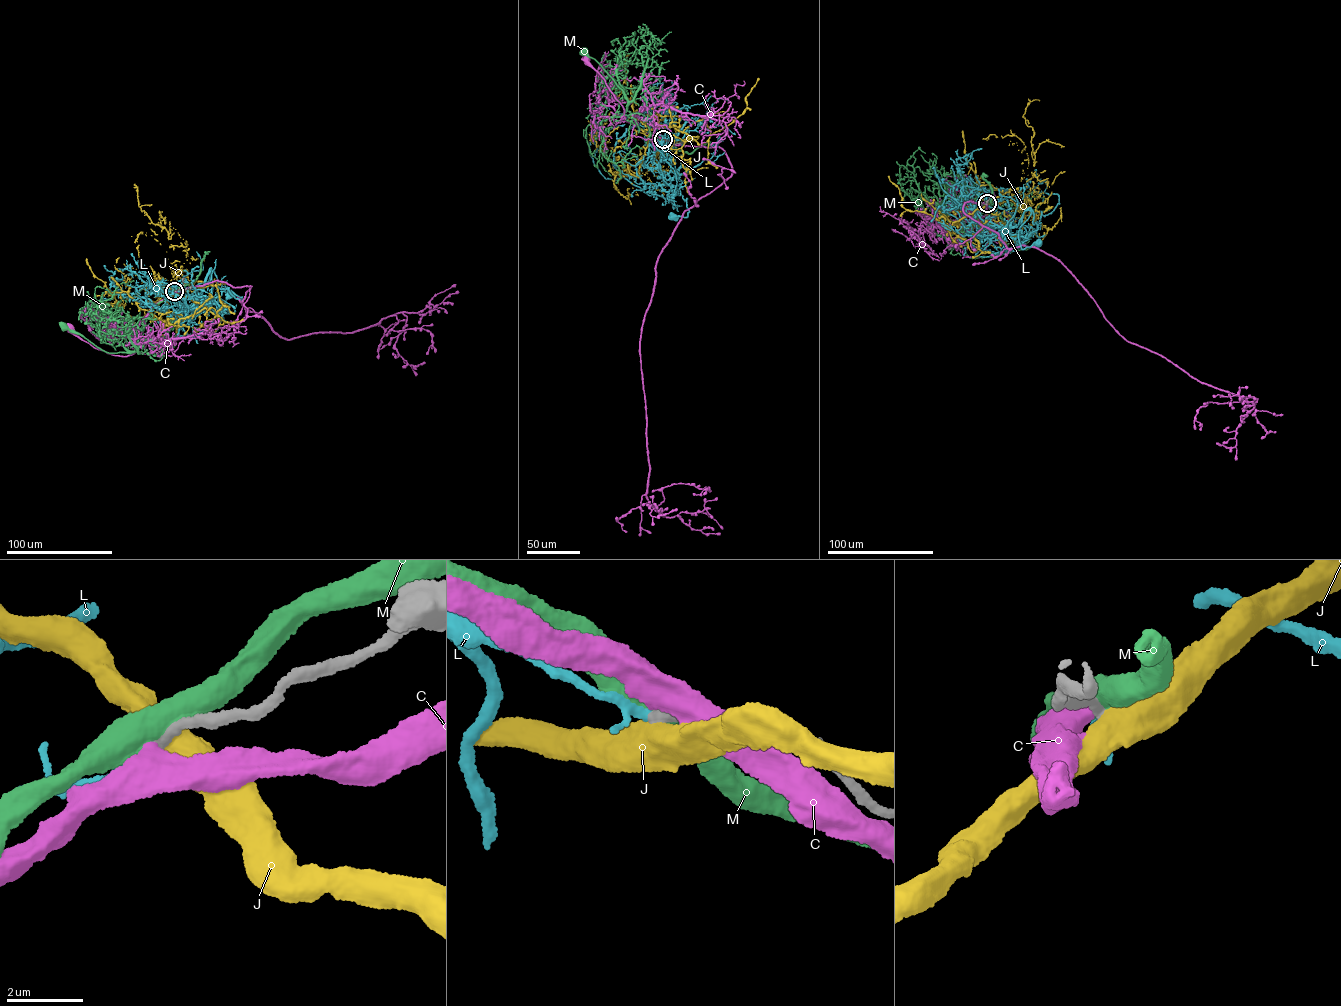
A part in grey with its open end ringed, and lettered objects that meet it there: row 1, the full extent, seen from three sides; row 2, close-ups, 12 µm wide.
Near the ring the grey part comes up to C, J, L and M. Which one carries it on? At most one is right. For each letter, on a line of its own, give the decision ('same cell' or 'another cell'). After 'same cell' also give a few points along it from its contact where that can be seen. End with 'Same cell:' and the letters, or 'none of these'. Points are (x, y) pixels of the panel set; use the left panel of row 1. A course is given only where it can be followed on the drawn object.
C: another cell
J: another cell
L: same cell; it runs (174, 291), (158, 289), (174, 294), (187, 321), (184, 305), (212, 270), (220, 289), (242, 300), (230, 294)
M: another cell
Same cell: L

